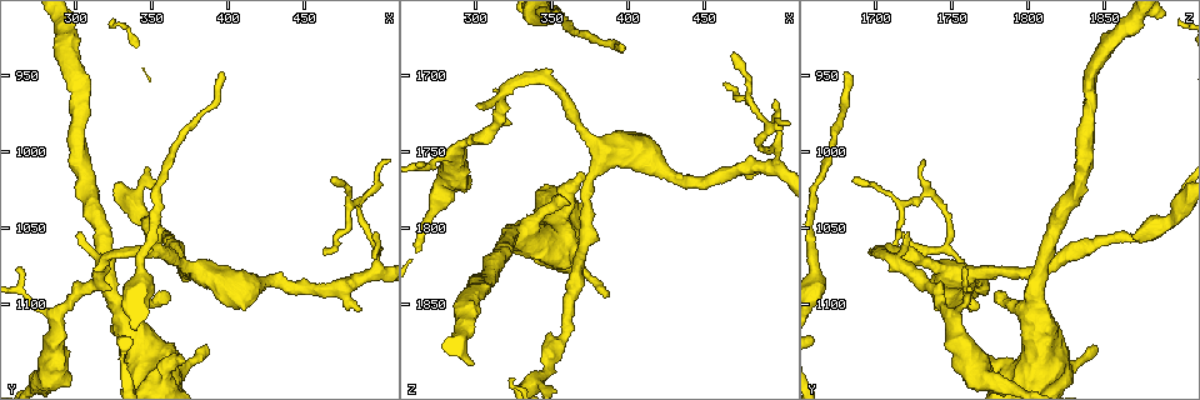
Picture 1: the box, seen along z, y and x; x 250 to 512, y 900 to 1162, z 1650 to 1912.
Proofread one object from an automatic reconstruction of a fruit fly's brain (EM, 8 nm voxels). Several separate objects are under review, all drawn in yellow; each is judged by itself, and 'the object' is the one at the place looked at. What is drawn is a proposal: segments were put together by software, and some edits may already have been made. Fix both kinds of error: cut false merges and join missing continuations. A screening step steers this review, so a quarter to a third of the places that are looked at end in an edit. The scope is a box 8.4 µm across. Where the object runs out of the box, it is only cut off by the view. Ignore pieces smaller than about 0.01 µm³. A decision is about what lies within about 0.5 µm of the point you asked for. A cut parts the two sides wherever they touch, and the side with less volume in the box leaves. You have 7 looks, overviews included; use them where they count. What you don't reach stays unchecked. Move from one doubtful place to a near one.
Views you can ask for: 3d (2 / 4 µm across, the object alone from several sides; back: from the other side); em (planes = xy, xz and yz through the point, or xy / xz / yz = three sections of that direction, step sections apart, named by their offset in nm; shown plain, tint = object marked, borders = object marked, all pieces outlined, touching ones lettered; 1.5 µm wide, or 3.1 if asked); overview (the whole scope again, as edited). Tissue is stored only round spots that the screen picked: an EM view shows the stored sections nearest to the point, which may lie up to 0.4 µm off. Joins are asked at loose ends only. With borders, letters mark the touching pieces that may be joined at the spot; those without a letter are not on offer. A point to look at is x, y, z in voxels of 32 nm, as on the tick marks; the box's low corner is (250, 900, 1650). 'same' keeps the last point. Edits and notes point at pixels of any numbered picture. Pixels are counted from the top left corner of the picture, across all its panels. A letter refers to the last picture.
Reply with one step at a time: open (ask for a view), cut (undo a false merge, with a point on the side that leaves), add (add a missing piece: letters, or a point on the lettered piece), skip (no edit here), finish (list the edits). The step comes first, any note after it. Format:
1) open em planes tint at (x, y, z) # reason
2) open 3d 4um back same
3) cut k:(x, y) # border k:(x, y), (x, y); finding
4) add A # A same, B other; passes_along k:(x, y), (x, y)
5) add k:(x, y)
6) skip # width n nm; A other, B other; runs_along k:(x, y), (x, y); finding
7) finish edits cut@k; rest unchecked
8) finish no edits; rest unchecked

open 3d 4um at (368, 1136, 1762) # branch stops here

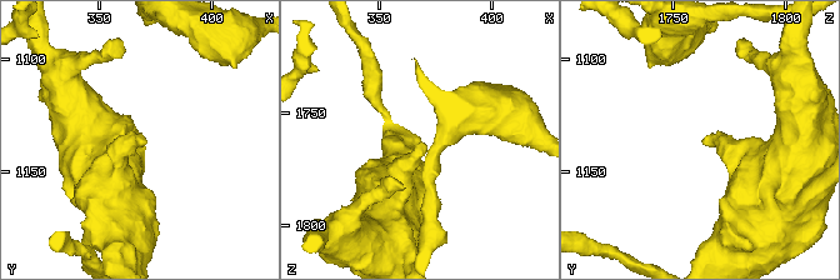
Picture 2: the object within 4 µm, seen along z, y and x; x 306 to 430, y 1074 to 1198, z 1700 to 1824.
open em xy step 8 tint at (369, 1139, 1764)

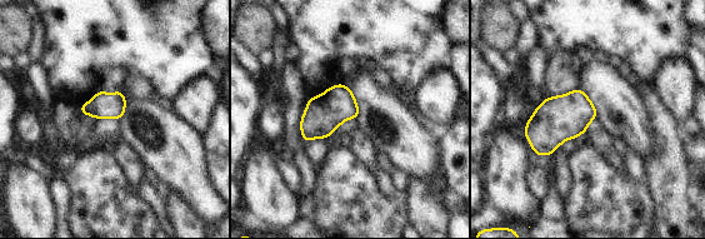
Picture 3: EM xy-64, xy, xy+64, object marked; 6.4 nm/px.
open em xz step 4 borders same

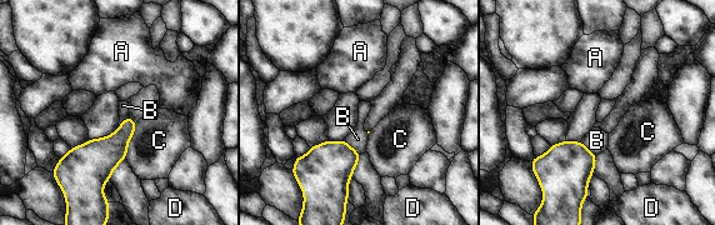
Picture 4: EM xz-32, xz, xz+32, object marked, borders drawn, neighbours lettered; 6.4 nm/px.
skip # A other, B other, C other, D other; border 4:(343, 139), (360, 154); no lettered piece goes on from it

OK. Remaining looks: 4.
open 3d 2um at (480, 1034, 1718) # abrupt turn

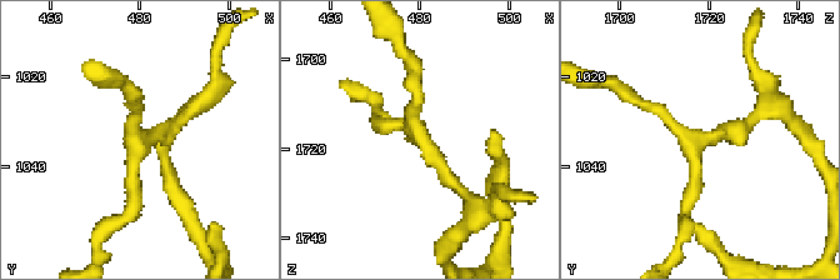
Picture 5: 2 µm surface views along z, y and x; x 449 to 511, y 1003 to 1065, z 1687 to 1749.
open em xz step 8 borders at (480, 1036, 1717)

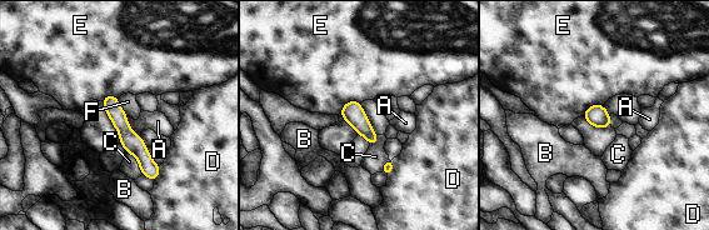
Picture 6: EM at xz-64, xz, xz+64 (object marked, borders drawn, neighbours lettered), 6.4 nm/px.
skip # width 110 nm; A other, B other, C other, D other, E other, F other; one cell here

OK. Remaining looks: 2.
open em planes borders at (288, 1106, 1746)

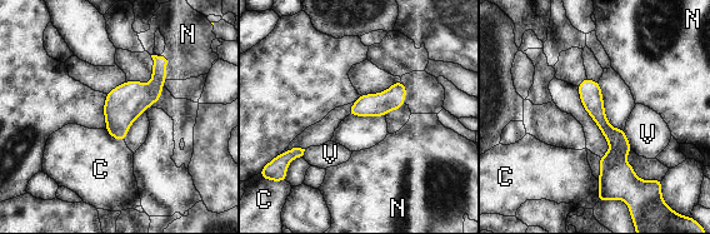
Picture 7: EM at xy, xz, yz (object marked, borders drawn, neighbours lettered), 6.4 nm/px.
skip # C other, N other, V other; border 7:(103, 129), (124, 142); continuous, no second cell

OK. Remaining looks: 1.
finish no edits; rest unchecked

